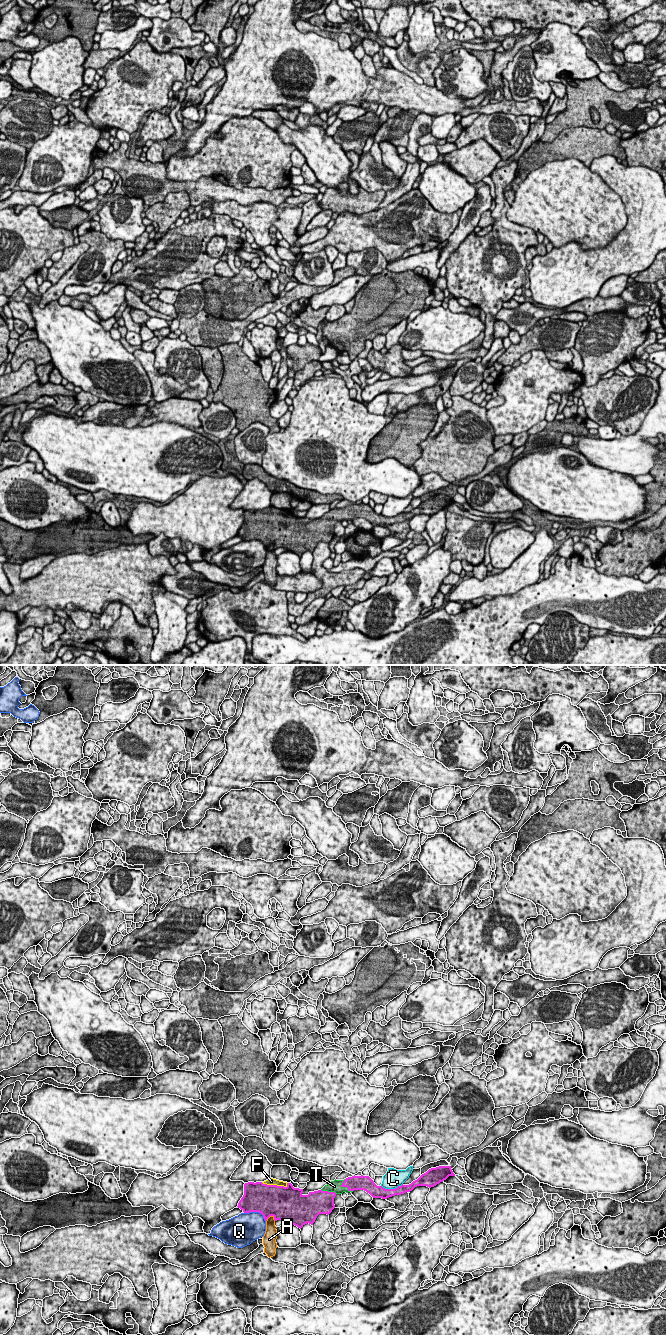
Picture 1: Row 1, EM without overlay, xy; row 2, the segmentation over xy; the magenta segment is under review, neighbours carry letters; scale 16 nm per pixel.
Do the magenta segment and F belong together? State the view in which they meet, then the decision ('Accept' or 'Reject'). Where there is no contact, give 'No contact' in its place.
Touches magenta in xy. Accept

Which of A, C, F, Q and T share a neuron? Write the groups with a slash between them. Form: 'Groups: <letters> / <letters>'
Groups: A / C / F T / Q

